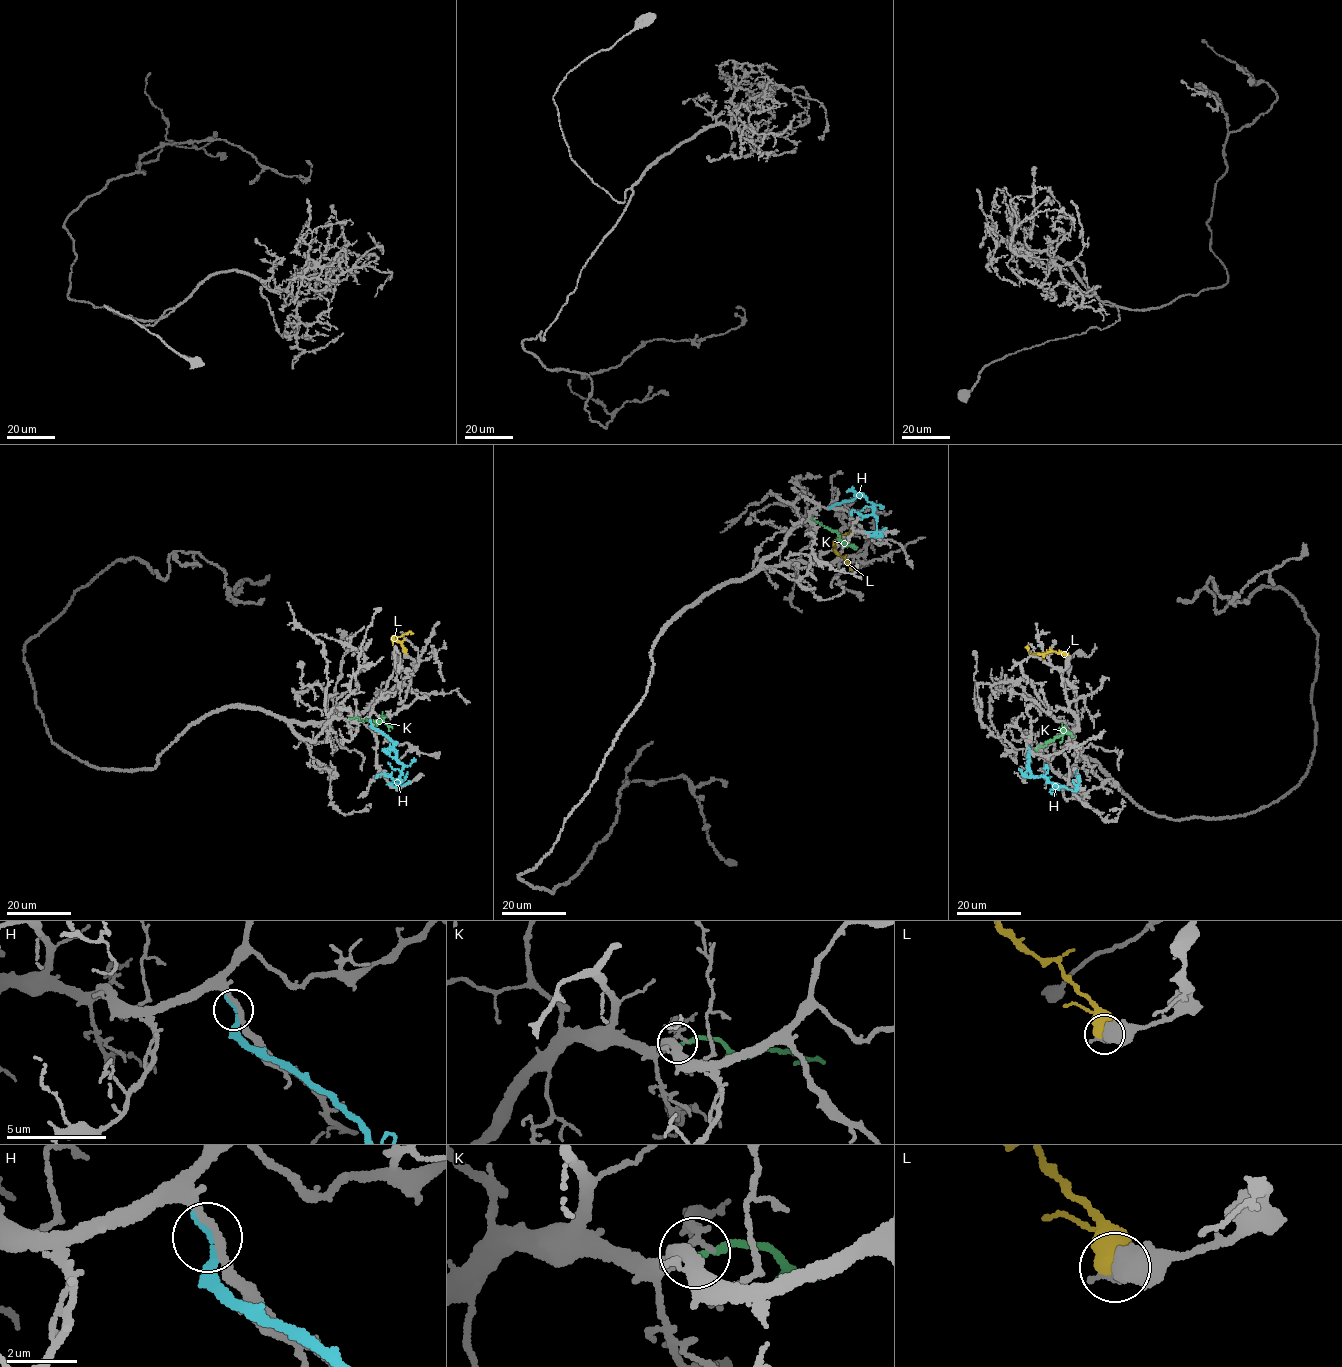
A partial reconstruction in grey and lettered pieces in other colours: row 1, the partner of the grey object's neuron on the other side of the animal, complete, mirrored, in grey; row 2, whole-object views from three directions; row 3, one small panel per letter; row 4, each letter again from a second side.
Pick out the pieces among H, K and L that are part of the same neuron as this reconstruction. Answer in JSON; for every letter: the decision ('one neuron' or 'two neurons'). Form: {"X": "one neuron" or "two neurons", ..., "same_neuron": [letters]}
{"H": "two neurons", "K": "two neurons", "L": "two neurons", "same_neuron": []}

